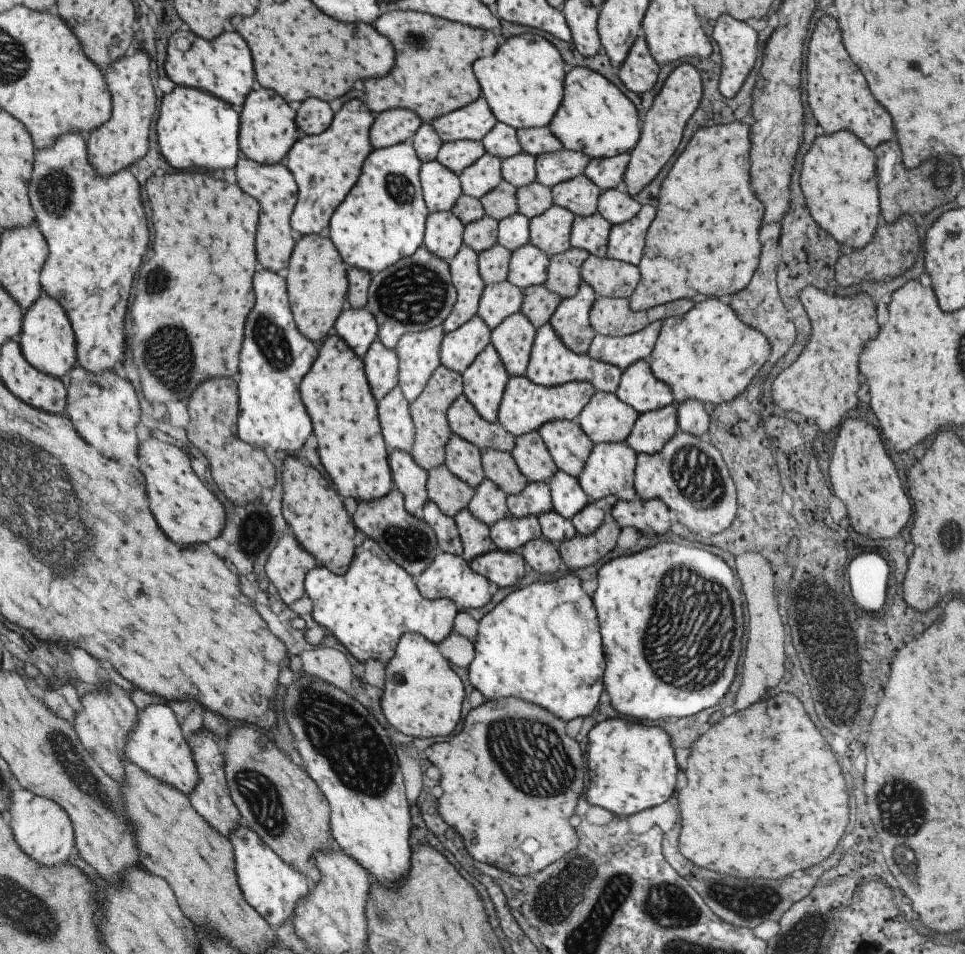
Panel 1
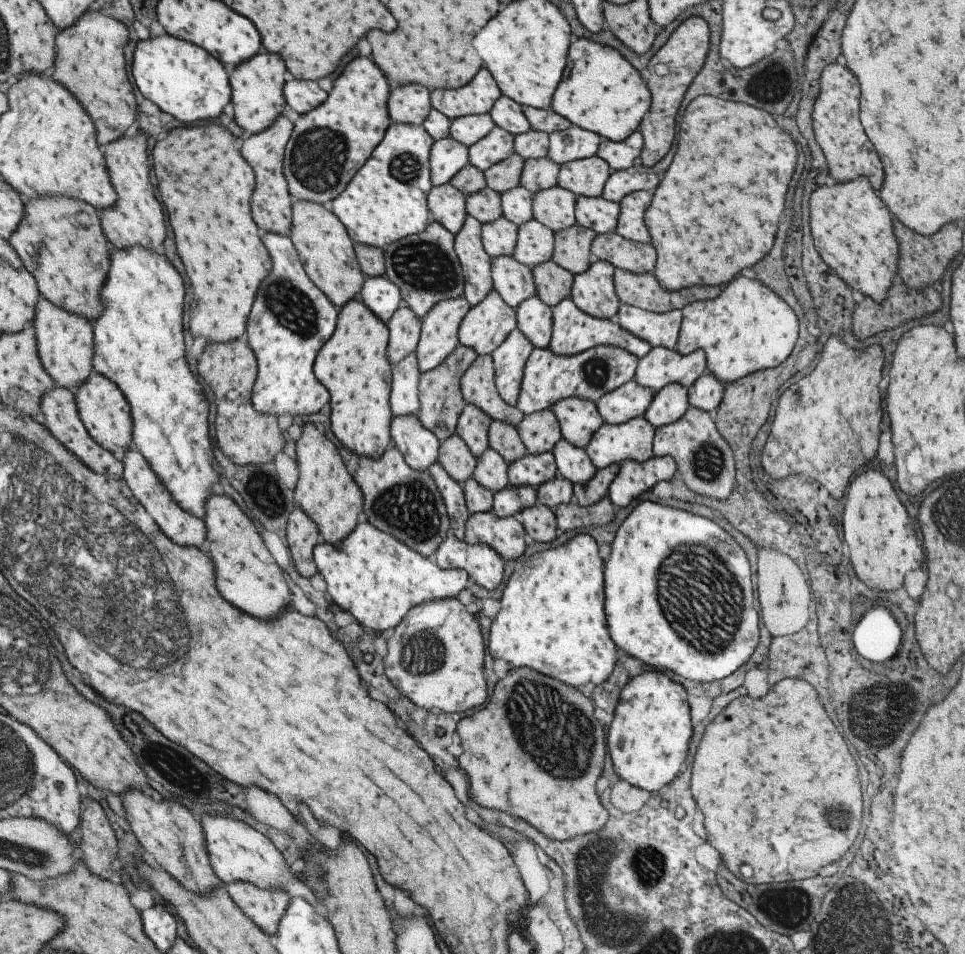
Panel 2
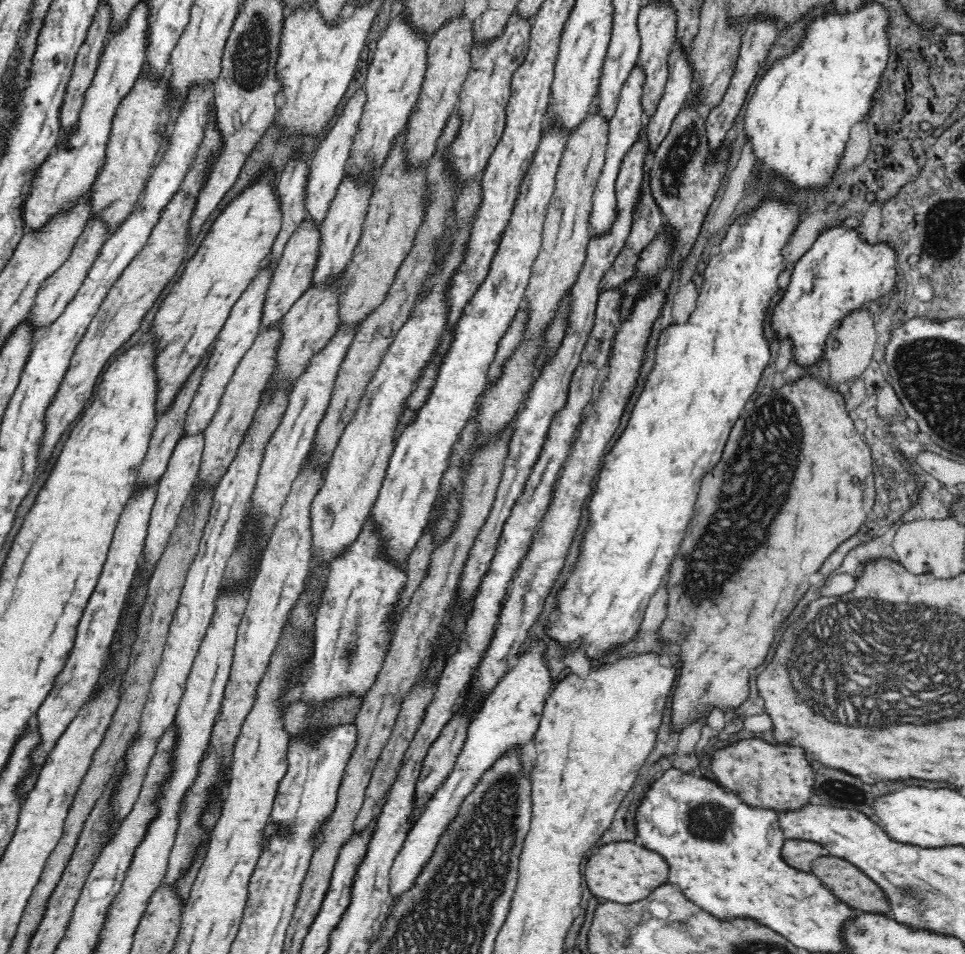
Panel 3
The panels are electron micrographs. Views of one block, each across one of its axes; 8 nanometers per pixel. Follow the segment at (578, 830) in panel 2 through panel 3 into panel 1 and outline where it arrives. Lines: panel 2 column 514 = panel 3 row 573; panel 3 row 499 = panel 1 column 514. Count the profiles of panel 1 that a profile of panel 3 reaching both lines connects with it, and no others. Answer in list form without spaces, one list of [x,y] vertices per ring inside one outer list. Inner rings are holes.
[[[499,698],[495,702],[491,700],[485,701],[477,708],[470,709],[463,720],[463,728],[458,734],[455,734],[447,742],[433,743],[428,751],[428,760],[437,766],[439,770],[438,785],[441,787],[441,798],[439,798],[439,816],[445,824],[449,824],[461,838],[463,838],[463,846],[465,850],[478,860],[484,862],[495,868],[501,868],[501,870],[507,870],[509,874],[515,874],[515,876],[525,876],[525,874],[533,874],[541,868],[547,868],[549,864],[559,860],[563,854],[567,854],[569,850],[573,850],[579,838],[573,827],[569,824],[569,816],[573,814],[573,808],[575,808],[575,802],[583,790],[583,778],[585,778],[585,768],[583,768],[583,758],[581,758],[581,750],[577,746],[577,742],[573,742],[571,738],[565,736],[563,732],[563,722],[559,722],[557,718],[553,718],[549,712],[545,710],[539,710],[537,706],[533,704],[527,704],[523,702],[521,698]]]

